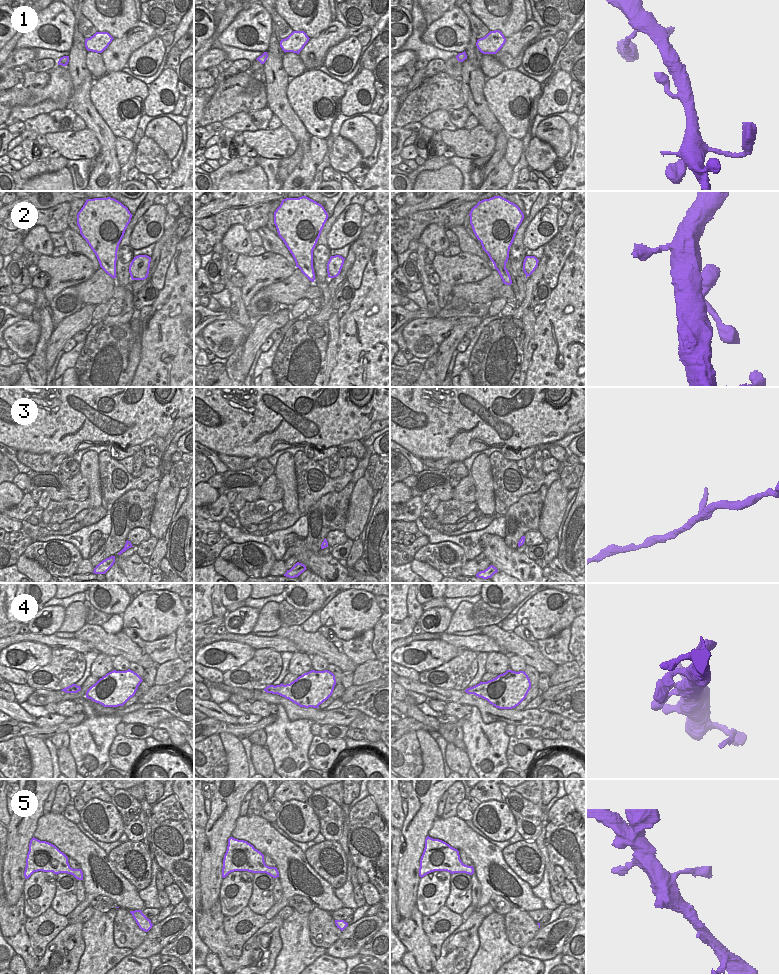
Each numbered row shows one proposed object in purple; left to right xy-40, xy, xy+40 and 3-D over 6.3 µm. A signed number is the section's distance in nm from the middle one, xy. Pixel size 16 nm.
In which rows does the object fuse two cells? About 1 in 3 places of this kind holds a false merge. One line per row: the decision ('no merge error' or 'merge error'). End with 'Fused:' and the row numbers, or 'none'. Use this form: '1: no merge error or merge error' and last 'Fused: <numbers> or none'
1: no merge error
2: no merge error
3: merge error
4: no merge error
5: no merge error
Fused: 3

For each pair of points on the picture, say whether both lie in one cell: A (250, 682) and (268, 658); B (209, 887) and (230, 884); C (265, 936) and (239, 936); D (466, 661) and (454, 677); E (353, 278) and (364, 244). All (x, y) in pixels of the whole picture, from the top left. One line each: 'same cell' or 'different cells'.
A: same cell
B: different cells
C: different cells
D: same cell
E: same cell

